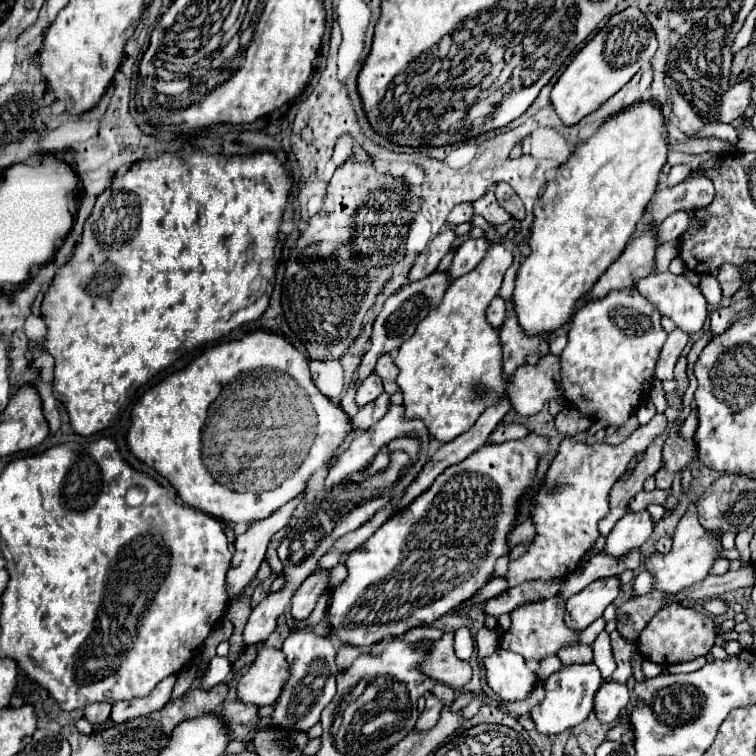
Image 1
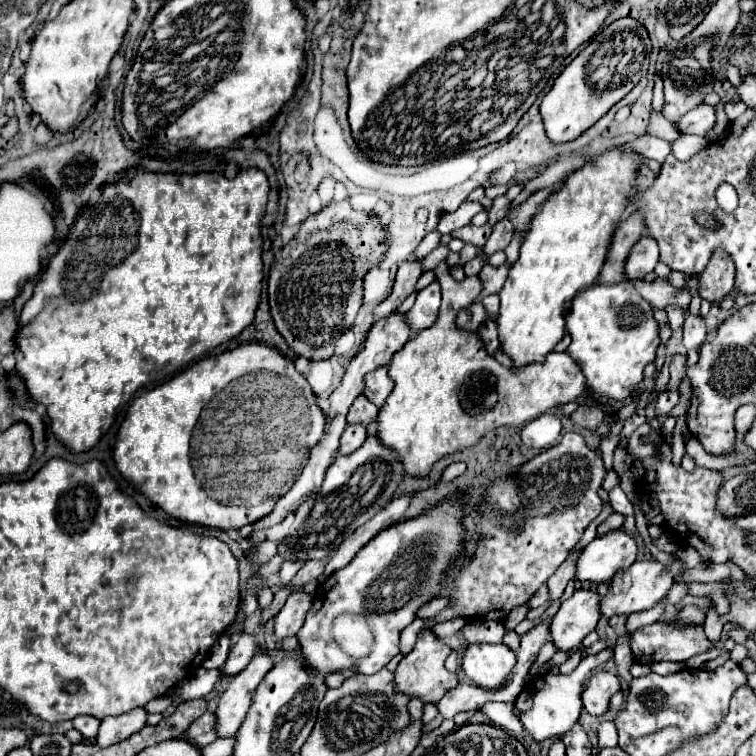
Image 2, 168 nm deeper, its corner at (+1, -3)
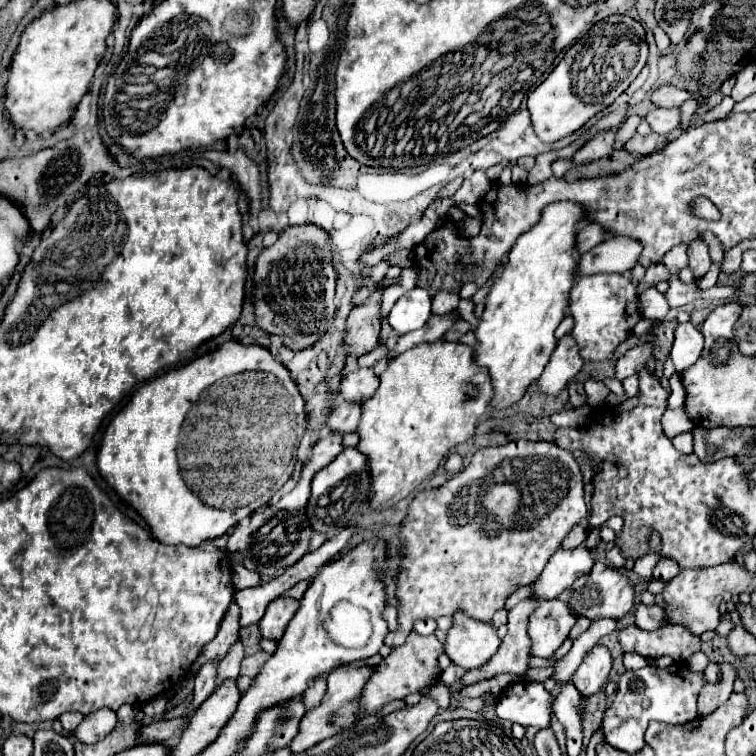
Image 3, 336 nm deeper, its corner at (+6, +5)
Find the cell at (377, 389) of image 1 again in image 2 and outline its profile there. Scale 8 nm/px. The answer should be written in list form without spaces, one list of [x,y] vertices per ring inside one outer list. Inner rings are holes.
[[[360,396],[350,406],[348,424],[364,424],[364,426],[368,426],[376,418],[376,414],[378,414],[378,408],[370,400],[364,400],[364,396]]]

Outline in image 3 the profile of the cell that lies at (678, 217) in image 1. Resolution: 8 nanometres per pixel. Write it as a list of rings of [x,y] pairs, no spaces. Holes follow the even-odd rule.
[[[613,236],[579,258],[577,274],[629,274],[639,262],[639,252],[643,252],[643,244],[639,244],[639,240],[631,240],[629,236]]]

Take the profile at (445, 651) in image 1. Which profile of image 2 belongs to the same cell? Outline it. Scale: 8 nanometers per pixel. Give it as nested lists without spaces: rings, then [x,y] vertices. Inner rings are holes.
[[[430,630],[420,632],[414,650],[400,660],[394,672],[396,692],[406,694],[410,698],[420,698],[424,704],[430,704],[430,702],[438,704],[440,698],[458,684],[458,676],[452,672],[446,672],[444,660],[446,660],[446,644],[440,638],[436,638]]]

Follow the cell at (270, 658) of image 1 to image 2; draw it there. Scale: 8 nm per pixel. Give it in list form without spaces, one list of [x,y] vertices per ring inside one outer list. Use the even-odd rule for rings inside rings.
[[[262,652],[262,654],[256,654],[252,662],[230,680],[214,712],[216,732],[220,738],[228,738],[236,734],[236,728],[240,728],[250,708],[252,692],[258,688],[260,680],[266,676],[270,668],[272,668],[272,658]]]

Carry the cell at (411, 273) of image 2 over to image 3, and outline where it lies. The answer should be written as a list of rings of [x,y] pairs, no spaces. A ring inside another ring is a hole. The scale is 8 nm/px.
[[[385,286],[377,288],[361,306],[353,308],[347,318],[345,344],[349,348],[349,358],[359,358],[373,350],[381,334],[381,298]]]

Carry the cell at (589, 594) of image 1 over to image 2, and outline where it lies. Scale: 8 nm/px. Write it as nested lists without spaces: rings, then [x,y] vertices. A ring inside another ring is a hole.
[[[576,590],[562,602],[550,624],[550,638],[558,652],[576,650],[596,628],[600,618],[600,612],[596,612],[598,604],[600,596],[596,590]]]

